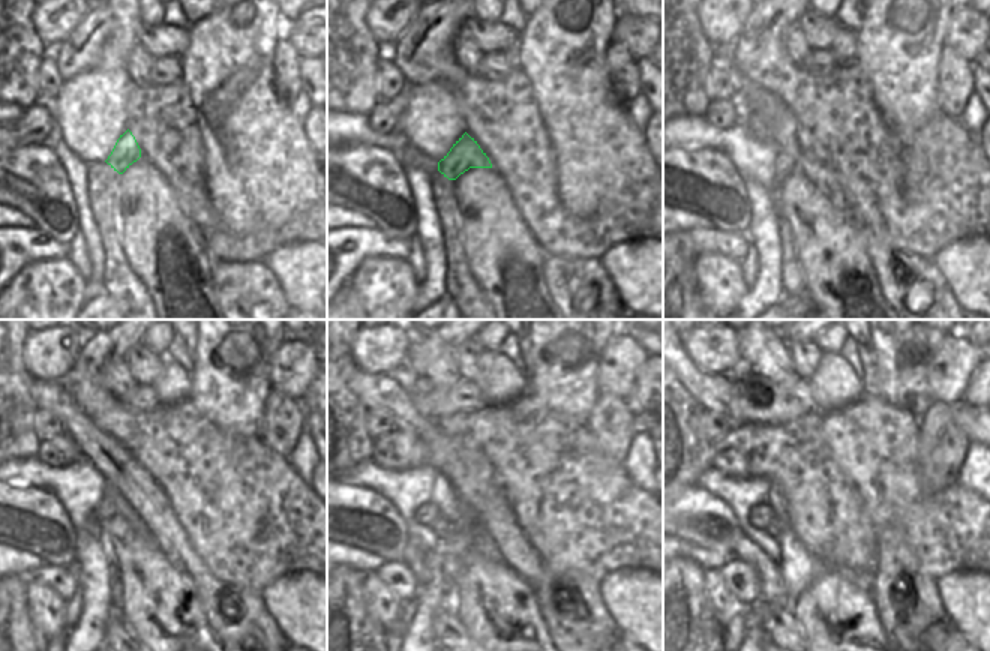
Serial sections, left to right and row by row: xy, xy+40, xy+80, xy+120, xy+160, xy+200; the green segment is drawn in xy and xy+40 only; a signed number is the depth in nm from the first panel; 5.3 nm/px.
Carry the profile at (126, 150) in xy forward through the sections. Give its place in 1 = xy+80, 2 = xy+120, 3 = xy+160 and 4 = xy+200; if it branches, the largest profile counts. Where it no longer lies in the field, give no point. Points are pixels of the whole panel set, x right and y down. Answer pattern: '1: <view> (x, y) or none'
1: xy+80 (785, 167)
2: xy+120 (105, 510)
3: xy+160 (426, 515)
4: xy+200 (761, 515)

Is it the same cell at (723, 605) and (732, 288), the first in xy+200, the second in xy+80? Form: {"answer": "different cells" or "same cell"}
{"answer": "same cell"}

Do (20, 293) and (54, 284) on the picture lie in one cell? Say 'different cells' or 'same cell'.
same cell

